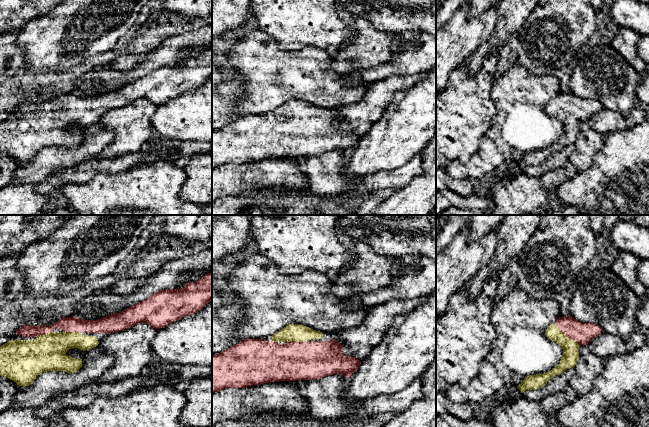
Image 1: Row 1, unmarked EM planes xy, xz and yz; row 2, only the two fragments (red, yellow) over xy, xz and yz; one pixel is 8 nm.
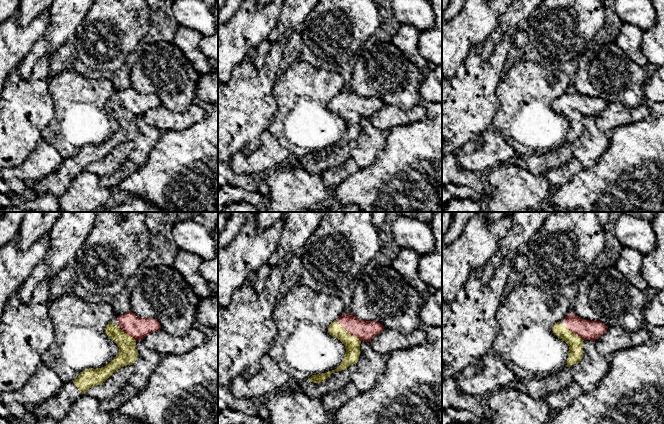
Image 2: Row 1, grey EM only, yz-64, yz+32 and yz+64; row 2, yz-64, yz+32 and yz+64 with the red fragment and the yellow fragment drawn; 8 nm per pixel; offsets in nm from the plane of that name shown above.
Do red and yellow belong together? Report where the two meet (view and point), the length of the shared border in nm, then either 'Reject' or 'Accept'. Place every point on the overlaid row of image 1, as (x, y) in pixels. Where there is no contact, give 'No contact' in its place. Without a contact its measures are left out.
Touches red at yz (567, 336). Shared border 260 nm. Accept

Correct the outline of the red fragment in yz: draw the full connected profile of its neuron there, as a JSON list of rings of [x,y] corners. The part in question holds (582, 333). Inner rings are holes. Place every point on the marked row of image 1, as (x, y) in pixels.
[[[572,316],[559,317],[556,323],[552,323],[545,330],[548,339],[556,342],[563,349],[563,356],[560,363],[552,370],[543,373],[530,375],[516,386],[507,386],[502,393],[505,400],[512,401],[521,396],[526,390],[539,389],[552,379],[569,368],[574,368],[579,358],[578,348],[580,345],[587,345],[593,338],[603,332],[602,328],[595,323],[582,323]]]

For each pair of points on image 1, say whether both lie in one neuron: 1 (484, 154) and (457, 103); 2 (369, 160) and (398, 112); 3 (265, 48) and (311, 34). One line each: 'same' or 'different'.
1: different
2: same
3: different

